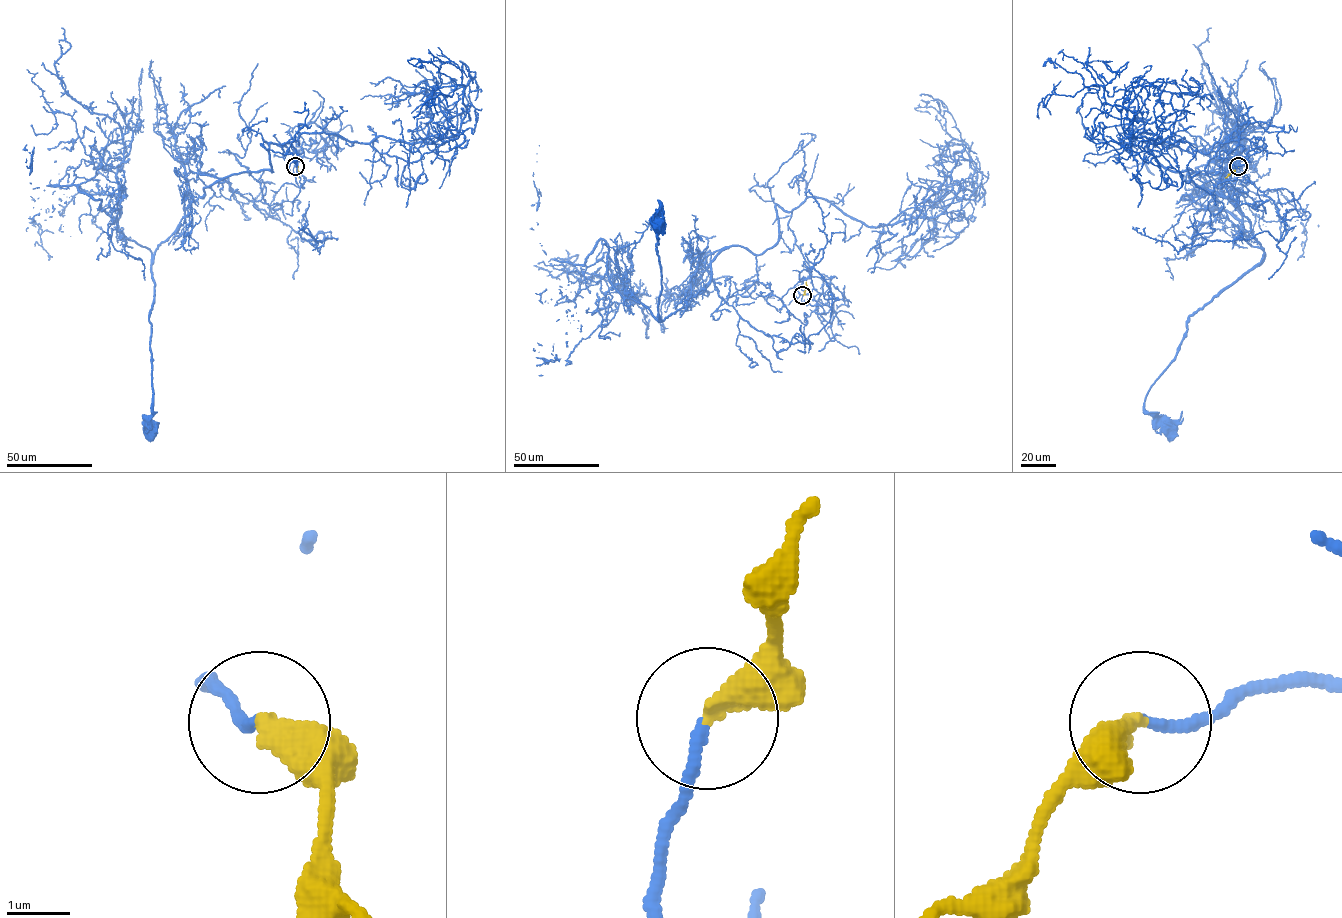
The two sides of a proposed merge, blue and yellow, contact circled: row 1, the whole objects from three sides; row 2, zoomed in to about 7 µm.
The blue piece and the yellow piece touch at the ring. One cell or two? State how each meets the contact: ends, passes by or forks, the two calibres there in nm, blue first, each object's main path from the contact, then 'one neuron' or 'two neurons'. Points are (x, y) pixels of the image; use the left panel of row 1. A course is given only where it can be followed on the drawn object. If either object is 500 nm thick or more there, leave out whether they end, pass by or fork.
blue ends there; yellow ends there; 170 nm thick on the blue side, 400 nm on the other; blue runs (296, 166), (315, 141), (298, 154), (269, 144), (271, 171), (204, 188), (156, 250), (151, 426); yellow runs (296, 166), (299, 178); one neuron

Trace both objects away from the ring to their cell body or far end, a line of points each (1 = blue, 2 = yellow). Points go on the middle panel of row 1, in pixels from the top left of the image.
1: (803, 295), (824, 311), (776, 204), (778, 241), (723, 249), (662, 320), (659, 201), (658, 225)
2: (803, 295), (806, 282)

